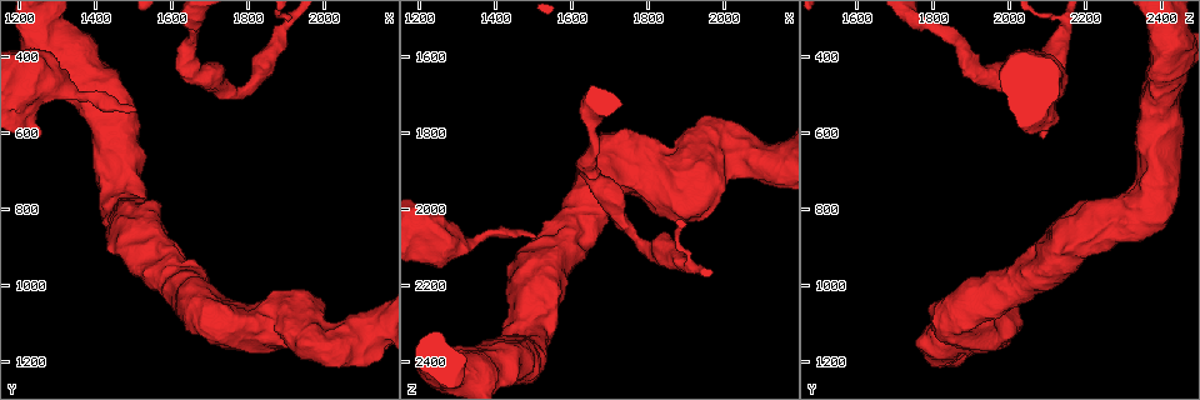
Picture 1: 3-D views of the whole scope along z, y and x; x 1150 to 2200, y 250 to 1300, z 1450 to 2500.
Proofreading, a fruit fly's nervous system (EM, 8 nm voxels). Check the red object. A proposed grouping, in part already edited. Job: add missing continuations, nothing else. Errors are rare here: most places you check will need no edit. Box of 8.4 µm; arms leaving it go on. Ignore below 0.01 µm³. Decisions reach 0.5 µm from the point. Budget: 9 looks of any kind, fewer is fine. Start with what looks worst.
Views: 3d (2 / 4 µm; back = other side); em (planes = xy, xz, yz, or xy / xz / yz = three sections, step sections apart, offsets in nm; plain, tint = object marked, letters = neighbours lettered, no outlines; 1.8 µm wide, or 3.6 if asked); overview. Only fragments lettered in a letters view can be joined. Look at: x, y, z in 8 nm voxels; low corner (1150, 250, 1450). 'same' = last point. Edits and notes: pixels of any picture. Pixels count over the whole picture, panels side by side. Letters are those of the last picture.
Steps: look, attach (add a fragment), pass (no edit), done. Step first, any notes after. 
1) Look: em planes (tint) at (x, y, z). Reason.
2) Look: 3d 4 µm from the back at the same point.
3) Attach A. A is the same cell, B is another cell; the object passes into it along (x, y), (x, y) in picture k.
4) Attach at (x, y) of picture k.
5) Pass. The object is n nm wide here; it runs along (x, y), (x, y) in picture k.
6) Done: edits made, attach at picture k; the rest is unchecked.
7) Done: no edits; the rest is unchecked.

Look: em yz step 4 (tint) at (1495, 535, 2065). Free end.

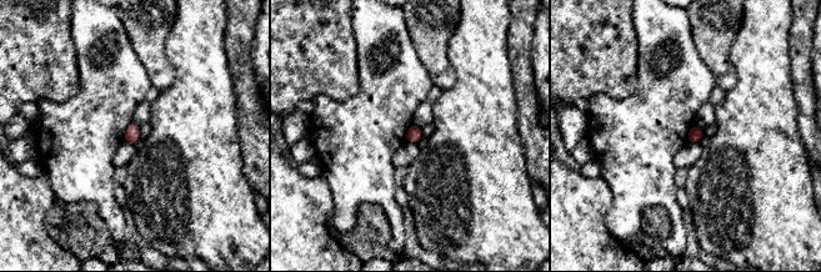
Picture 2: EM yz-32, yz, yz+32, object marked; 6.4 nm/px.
Look: em planes (letters) at the same point.

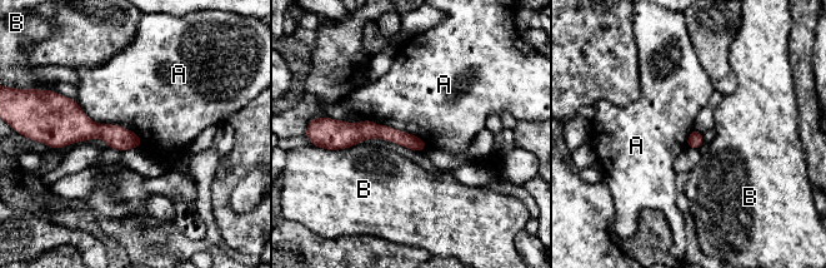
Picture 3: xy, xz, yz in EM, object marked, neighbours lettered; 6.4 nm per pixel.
Pass. The object is 90 nm wide here; A and B are other cells; a border runs along (75, 100), (141, 145) in picture 3; no lettered fragment goes on from it.

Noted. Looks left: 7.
Look: em xy step 16 (tint) at (1260, 615, 2090). Free end.

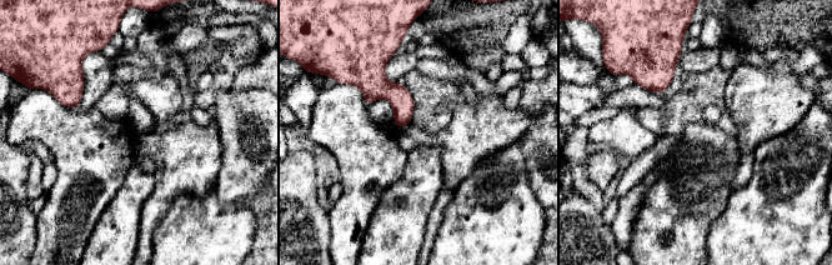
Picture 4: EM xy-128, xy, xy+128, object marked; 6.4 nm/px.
Look: em planes (letters) at the same point.

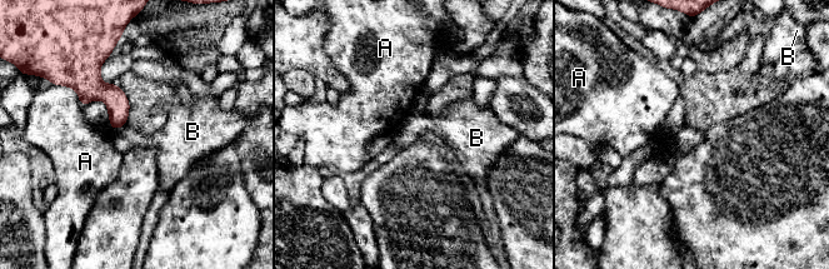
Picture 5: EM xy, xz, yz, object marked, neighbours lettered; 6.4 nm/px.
Pass. A and B are other cells; none of them fits.

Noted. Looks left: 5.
Look: em planes (tint) at (1730, 465, 2015). Sudden change in width.

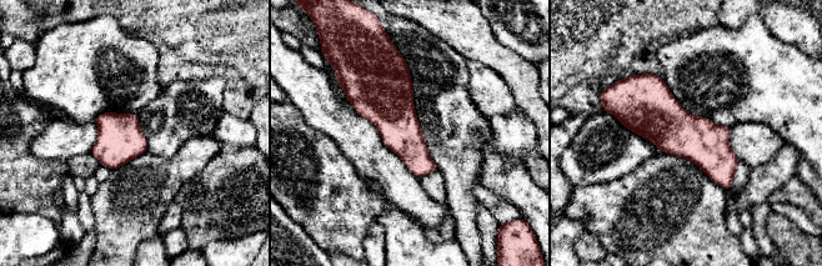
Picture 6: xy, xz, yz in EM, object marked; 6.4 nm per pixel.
Look: em planes (letters) at the same point.

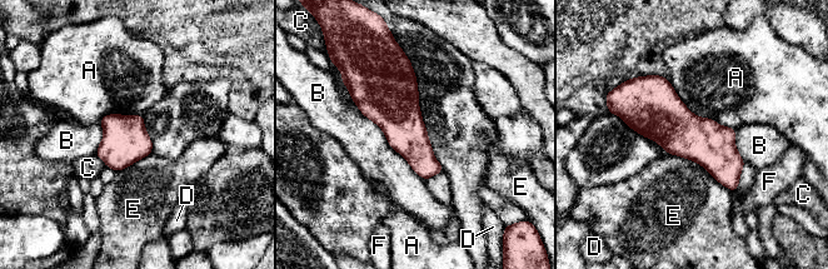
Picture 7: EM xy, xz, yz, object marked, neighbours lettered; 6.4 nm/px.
Pass. The object is 280 nm wide here; the longest contact is with B, 700 nm; A, B, C, D, E and F are other cells; no lettered fragment goes on from it.

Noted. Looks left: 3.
Look: em 3.6 µm xy step 4 (letters) at (1990, 1150, 1835). Touches itself.

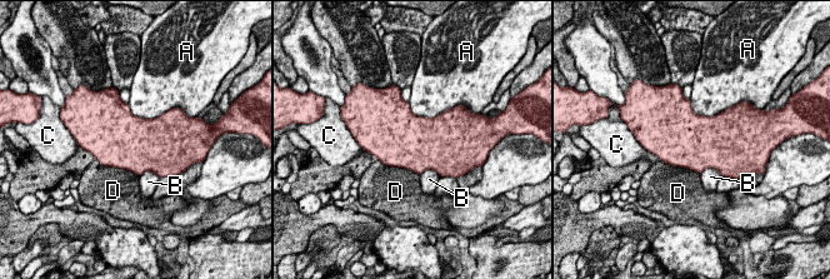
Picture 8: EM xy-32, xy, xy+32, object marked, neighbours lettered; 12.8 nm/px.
Pass. The object is 700 nm wide here; A, B, C and D are other cells; a border runs along (408, 101), (416, 115), (444, 110) in picture 8; none of them fits.

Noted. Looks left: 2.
Done: no edits; the rest is unchecked.

